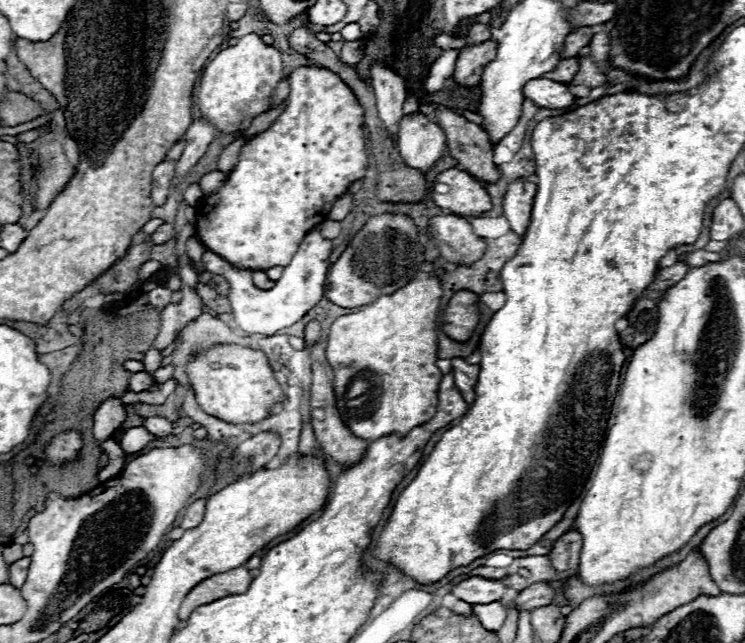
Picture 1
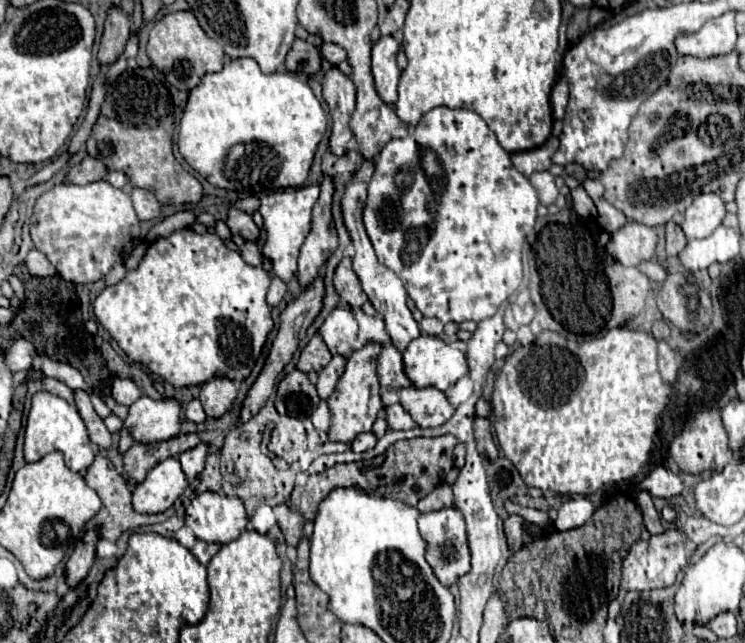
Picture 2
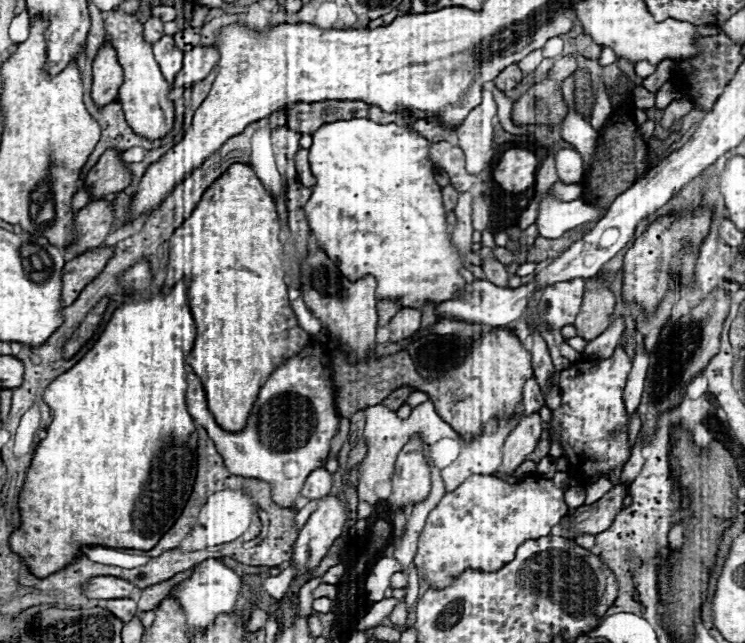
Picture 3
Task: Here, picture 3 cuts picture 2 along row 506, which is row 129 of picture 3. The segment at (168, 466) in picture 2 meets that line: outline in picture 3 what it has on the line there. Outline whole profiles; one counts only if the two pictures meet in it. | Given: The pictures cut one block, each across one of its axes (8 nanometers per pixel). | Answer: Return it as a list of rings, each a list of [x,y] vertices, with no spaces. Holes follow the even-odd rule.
[[[114,8],[108,12],[108,18],[104,20],[106,38],[114,46],[118,54],[118,62],[124,68],[124,82],[120,86],[118,102],[124,108],[124,116],[132,130],[140,136],[146,136],[148,140],[162,138],[170,132],[174,124],[174,108],[172,100],[168,100],[170,86],[164,80],[158,62],[152,54],[152,44],[144,40],[144,26],[140,24],[136,14],[126,14],[120,8]]]

